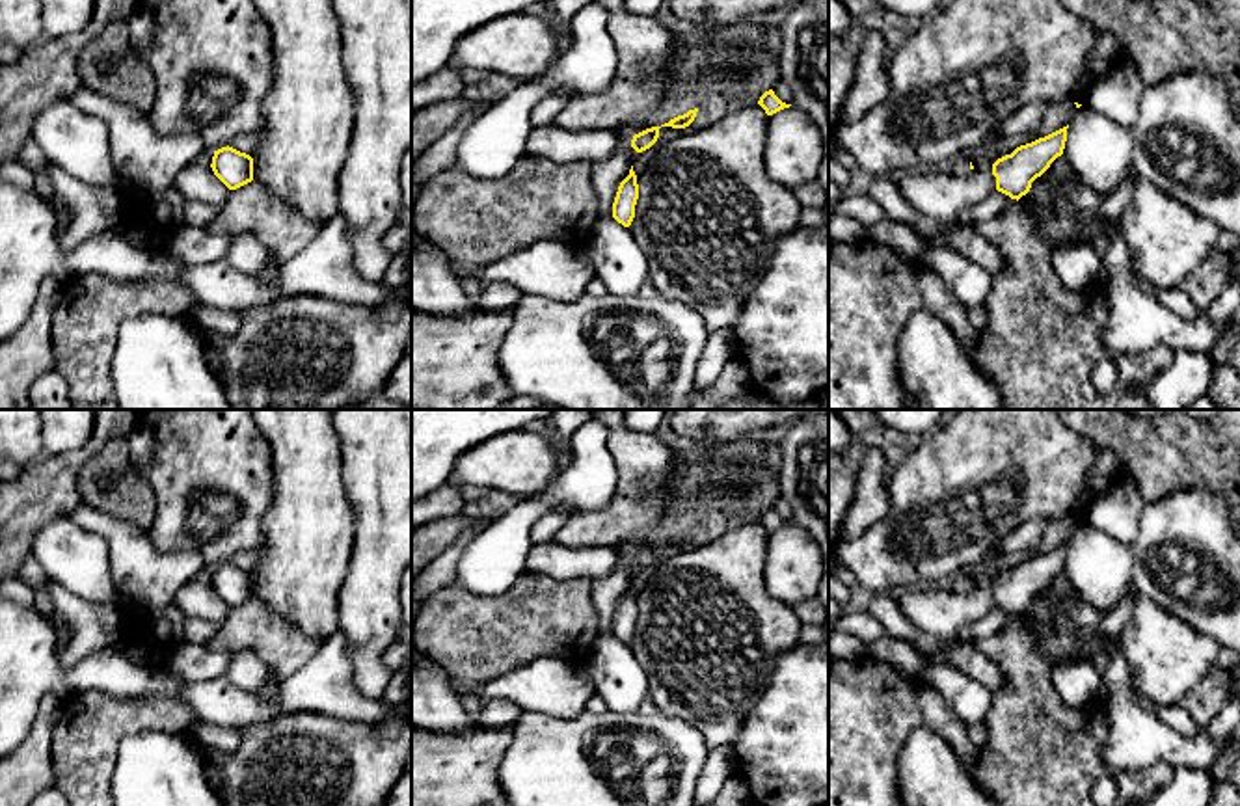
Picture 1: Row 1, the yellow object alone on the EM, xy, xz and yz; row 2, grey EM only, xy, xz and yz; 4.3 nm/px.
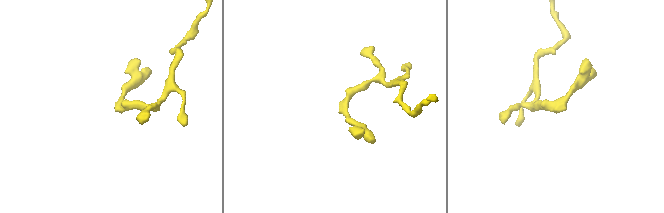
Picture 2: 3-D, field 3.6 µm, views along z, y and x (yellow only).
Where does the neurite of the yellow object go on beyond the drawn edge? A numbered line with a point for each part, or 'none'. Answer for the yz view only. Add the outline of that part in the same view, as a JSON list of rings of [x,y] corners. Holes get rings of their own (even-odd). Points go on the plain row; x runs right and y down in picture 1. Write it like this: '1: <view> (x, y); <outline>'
1: yz (961, 583); [[[961,573],[957,579],[955,579],[955,583],[953,583],[953,592],[955,594],[963,594],[963,592],[966,592],[966,590],[970,590],[972,586],[970,586],[970,575],[968,573]]]

